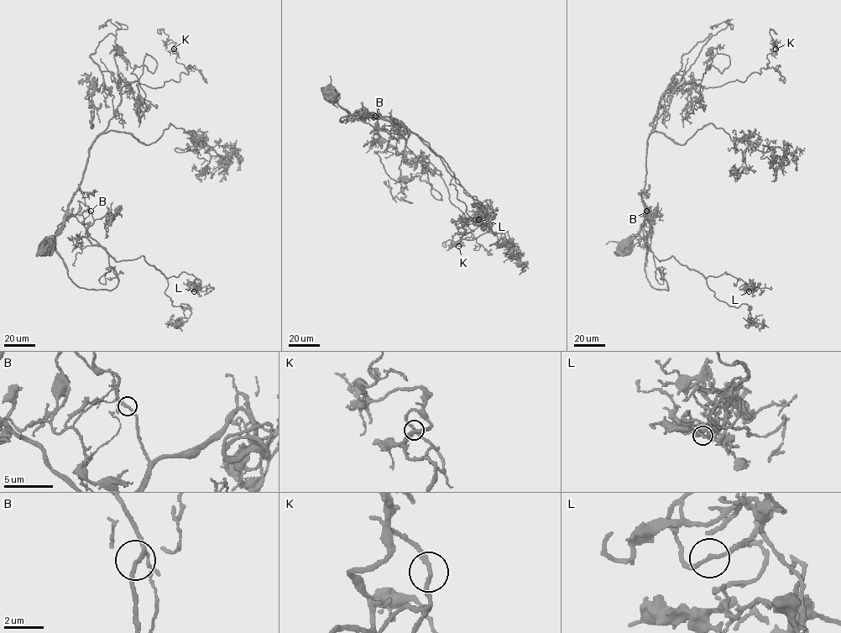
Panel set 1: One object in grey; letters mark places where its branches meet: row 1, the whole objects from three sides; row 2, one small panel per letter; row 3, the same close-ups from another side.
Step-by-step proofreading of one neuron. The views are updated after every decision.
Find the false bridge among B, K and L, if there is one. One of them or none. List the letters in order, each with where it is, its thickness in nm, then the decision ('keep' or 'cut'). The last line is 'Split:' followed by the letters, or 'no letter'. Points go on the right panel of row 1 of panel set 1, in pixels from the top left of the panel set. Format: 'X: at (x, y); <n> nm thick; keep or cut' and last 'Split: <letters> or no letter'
B: at (646, 211); 180 nm thick; keep
K: at (775, 49); 190 nm thick; keep
L: at (749, 291); 180 nm thick; keep
Split: no letter

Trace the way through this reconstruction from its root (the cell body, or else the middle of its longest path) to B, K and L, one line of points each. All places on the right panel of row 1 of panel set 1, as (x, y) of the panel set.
B: (626, 247), (640, 229), (644, 214), (649, 221), (649, 213), (645, 214), (645, 218), (648, 215), (646, 211)
K: (626, 247), (645, 219), (647, 139), (672, 91), (692, 81), (704, 88), (744, 81), (767, 67), (775, 49)
L: (626, 247), (644, 214), (645, 238), (660, 261), (671, 255), (706, 278), (726, 272), (749, 291)

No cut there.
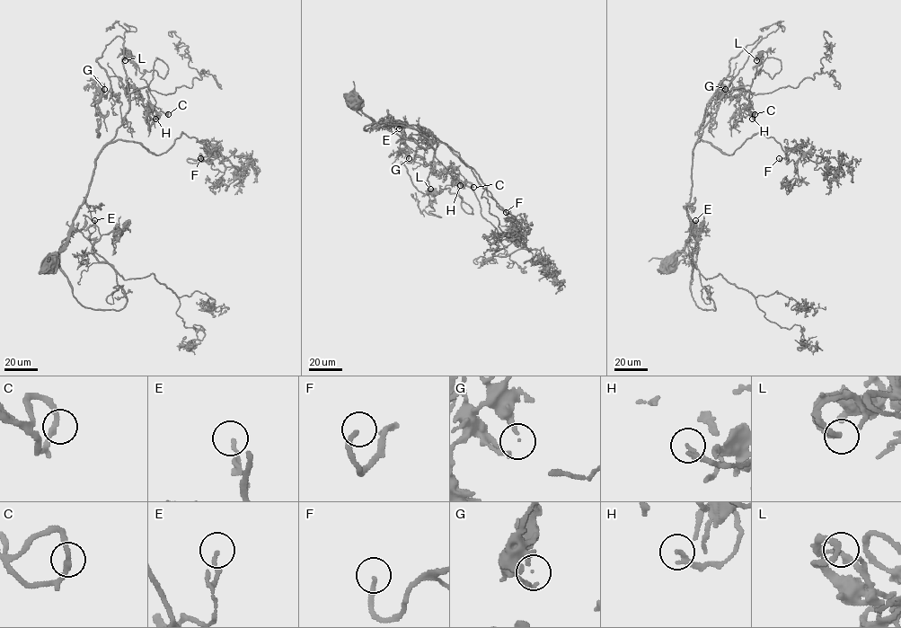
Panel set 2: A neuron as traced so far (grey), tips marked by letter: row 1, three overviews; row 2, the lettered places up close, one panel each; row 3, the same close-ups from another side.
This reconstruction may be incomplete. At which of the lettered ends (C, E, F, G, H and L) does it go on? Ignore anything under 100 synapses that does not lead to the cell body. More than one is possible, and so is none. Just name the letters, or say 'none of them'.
none of them

